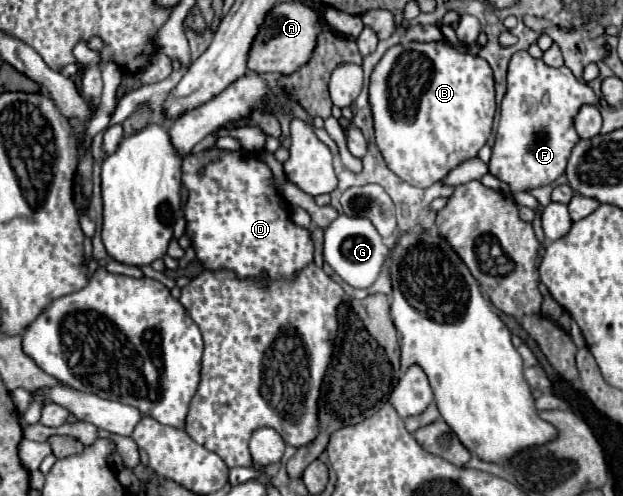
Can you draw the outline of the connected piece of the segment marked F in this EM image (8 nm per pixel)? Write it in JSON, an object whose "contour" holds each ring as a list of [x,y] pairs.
{"contour":[[[517,51],[509,63],[507,93],[501,103],[501,121],[495,135],[489,173],[503,181],[511,195],[527,193],[559,179],[565,173],[571,149],[579,143],[573,119],[581,105],[603,105],[603,99],[565,65],[555,69],[545,65],[543,59],[533,59],[527,51]]]}

